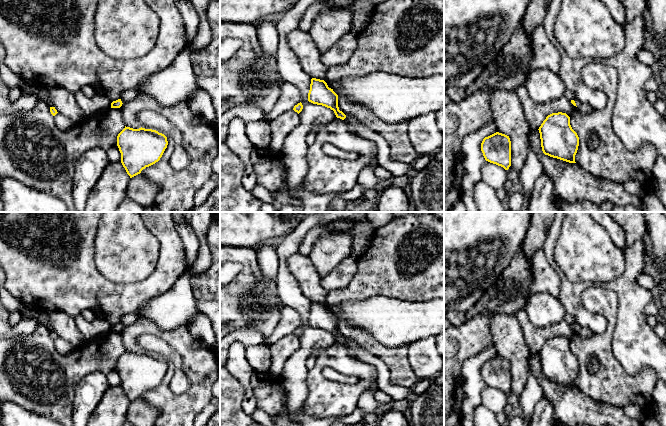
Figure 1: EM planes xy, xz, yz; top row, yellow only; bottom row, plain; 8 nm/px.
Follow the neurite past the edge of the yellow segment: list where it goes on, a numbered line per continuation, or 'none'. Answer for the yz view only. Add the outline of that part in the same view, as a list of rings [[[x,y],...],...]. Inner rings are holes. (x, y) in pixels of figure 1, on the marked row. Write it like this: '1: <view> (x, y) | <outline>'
1: yz (582, 106) | [[[574,99],[576,106],[581,109],[581,110],[585,110],[587,112],[592,112],[594,109],[592,107],[590,107],[588,104],[584,104],[581,103],[579,100]]]

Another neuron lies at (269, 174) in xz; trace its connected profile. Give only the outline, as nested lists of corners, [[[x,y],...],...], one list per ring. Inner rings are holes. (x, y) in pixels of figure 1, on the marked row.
[[[266,160],[253,165],[257,185],[270,192],[278,192],[284,185],[285,177],[281,164],[275,160]]]

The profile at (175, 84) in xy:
[[[185,49],[166,68],[142,83],[138,92],[149,95],[162,106],[172,107],[187,104],[198,88],[190,52]]]

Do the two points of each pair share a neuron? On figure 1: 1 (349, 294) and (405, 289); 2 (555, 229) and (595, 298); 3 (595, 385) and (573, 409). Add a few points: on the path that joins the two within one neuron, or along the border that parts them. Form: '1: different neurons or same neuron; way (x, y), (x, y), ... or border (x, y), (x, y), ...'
1: same neuron; way (363, 287), (391, 287)
2: different neurons; border (591, 285), (581, 294), (581, 302), (589, 311)
3: different neurons; border (576, 386), (584, 394), (607, 404)

